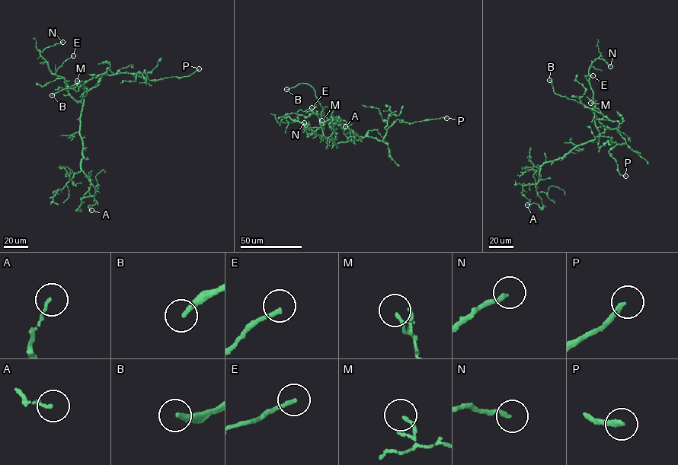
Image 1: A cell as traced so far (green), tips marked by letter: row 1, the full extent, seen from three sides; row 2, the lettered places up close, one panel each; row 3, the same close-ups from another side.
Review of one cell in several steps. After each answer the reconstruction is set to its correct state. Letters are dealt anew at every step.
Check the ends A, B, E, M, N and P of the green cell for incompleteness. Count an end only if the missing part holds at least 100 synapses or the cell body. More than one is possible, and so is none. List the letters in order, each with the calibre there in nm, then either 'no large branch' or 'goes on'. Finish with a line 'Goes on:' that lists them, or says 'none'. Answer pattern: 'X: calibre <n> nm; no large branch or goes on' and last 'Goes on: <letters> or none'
A: calibre 100 nm; no large branch
B: calibre 240 nm; goes on
E: calibre 160 nm; no large branch
M: calibre 130 nm; no large branch
N: calibre 170 nm; no large branch
P: calibre 200 nm; goes on
Goes on: B, P

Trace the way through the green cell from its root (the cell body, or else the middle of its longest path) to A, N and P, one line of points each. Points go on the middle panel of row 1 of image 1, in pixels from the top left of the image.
A: (337, 146), (333, 143), (331, 135), (334, 129), (330, 120), (346, 122), (353, 137), (344, 135), (345, 126)
N: (337, 146), (331, 140), (317, 135), (310, 126), (294, 121), (289, 116), (281, 122), (304, 122)
P: (337, 146), (366, 136), (382, 140), (387, 129), (397, 119), (410, 123), (446, 118)

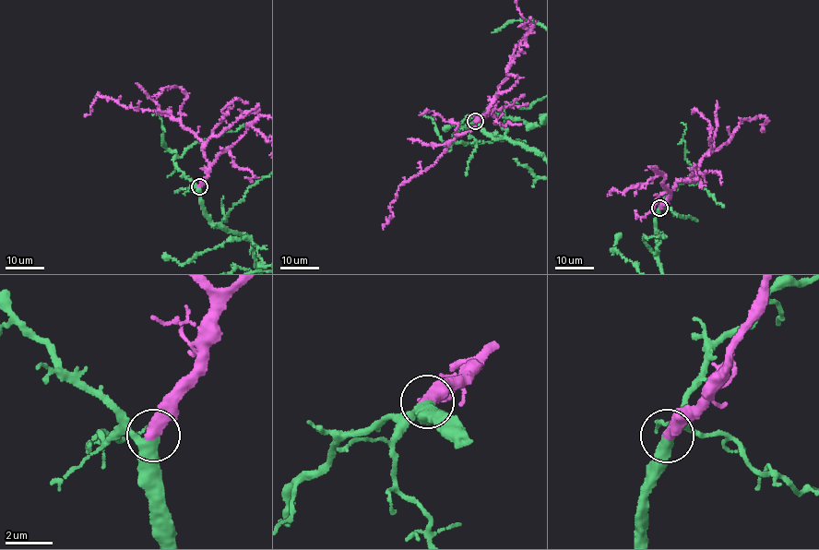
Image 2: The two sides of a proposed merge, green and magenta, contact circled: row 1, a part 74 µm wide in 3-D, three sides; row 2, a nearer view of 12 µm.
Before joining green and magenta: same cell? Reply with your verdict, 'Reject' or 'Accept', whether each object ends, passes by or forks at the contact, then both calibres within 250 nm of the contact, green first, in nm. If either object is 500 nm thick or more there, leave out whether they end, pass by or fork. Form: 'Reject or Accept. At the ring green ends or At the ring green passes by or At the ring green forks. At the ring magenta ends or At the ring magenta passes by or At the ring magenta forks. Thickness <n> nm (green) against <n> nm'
Accept. At the ring green passes by. At the ring magenta ends. Thickness 400 nm (green) against 480 nm

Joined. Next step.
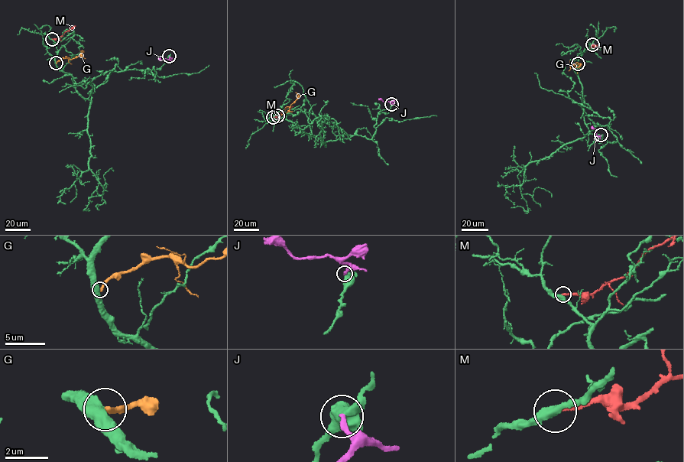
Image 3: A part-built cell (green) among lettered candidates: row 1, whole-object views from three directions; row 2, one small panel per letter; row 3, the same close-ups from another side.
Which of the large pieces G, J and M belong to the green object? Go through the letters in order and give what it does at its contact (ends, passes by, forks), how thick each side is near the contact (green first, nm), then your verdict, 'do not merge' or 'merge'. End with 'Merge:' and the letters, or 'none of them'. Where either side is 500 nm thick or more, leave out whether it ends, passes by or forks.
G: it ends | 480/240 nm | do not merge
J: it ends | 480/220 nm | do not merge
M: it ends | 380/200 nm | do not merge
Merge: none of them

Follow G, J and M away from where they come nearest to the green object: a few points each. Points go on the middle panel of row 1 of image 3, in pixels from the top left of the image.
G: (278, 115), (287, 112), (295, 102), (298, 95), (295, 92)
J: (390, 104), (378, 99)
M: (273, 117), (281, 115), (290, 107), (288, 111)

